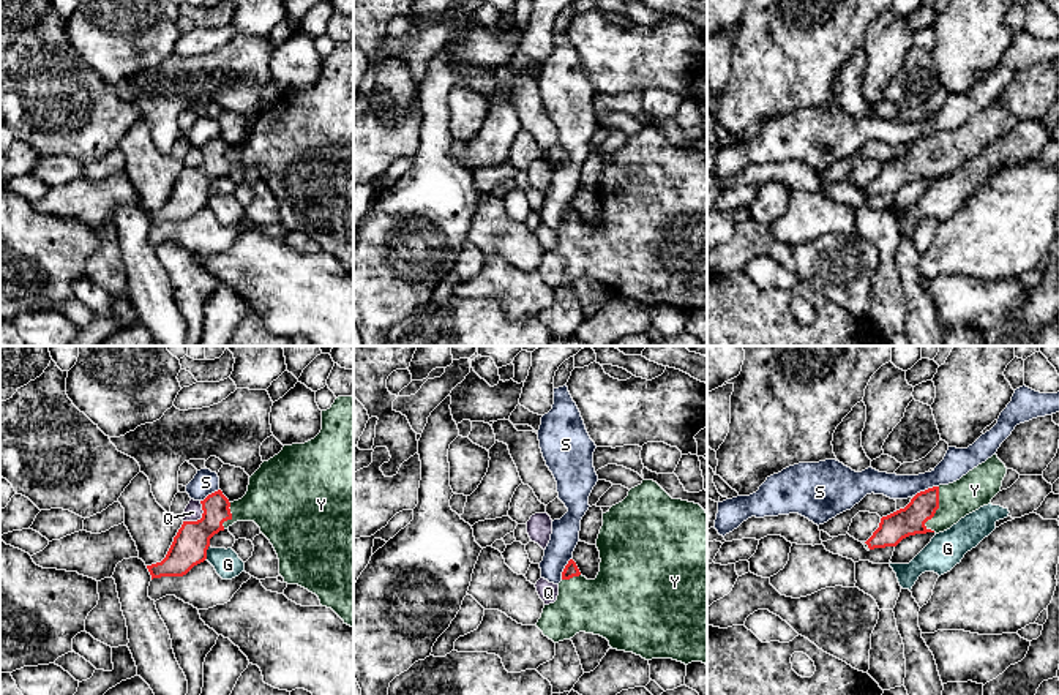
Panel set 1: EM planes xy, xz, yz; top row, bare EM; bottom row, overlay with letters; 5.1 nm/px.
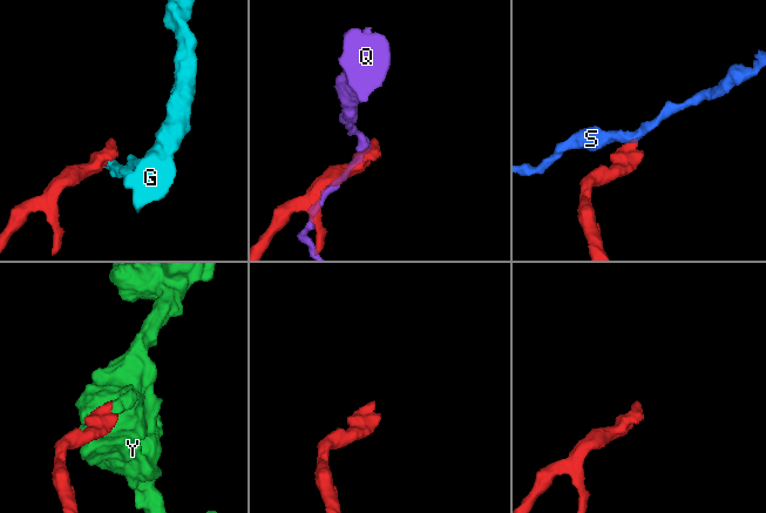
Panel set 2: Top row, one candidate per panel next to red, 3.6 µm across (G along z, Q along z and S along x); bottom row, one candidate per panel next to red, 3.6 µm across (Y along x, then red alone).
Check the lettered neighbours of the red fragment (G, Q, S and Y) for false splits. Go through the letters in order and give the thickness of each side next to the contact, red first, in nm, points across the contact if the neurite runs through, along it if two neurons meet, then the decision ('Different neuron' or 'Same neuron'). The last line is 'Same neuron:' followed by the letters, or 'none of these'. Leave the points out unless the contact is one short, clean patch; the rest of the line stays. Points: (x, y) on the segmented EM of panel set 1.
G: Thickness 180 nm (red) against 140 nm. Boundary: xy (209, 545), (205, 558). Different neuron
Q: Thickness 180 nm (red) against 90 nm. Boundary: xy (201, 501), (201, 517), (193, 522), (183, 522). Different neuron
S: Thickness 150 nm (red) against 140 nm. Boundary: yz (938, 485), (920, 490), (914, 496). Different neuron
Y: Thickness 150 nm (red) against 190 nm. Same neuron
Same neuron: Y

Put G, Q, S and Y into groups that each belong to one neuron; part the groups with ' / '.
G / Q / S / Y

